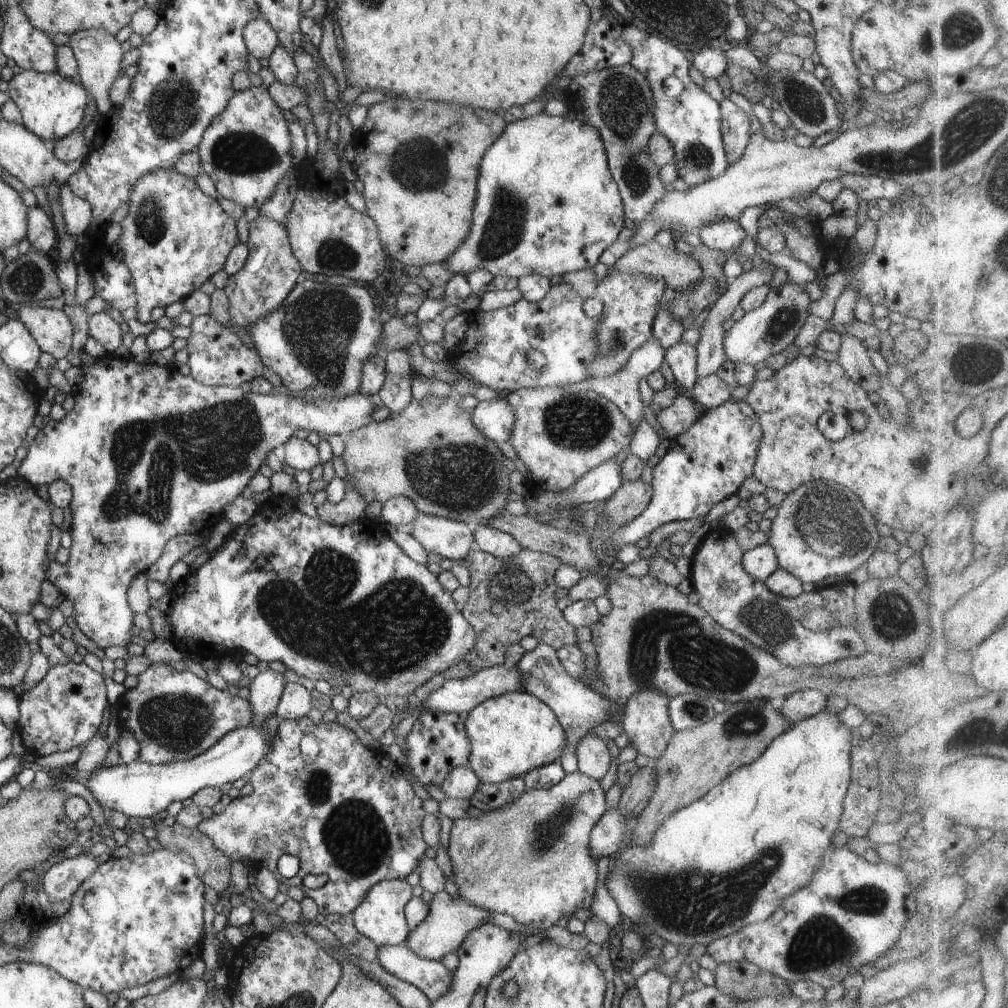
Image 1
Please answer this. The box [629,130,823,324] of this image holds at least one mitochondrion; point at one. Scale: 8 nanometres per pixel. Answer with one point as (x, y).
(696, 156)

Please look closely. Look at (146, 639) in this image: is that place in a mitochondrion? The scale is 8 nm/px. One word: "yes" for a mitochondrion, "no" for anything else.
no

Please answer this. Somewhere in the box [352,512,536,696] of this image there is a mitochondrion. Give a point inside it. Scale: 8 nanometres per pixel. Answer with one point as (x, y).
(508, 588)

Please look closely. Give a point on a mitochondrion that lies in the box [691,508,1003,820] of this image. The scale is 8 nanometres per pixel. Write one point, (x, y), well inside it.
(766, 622)

